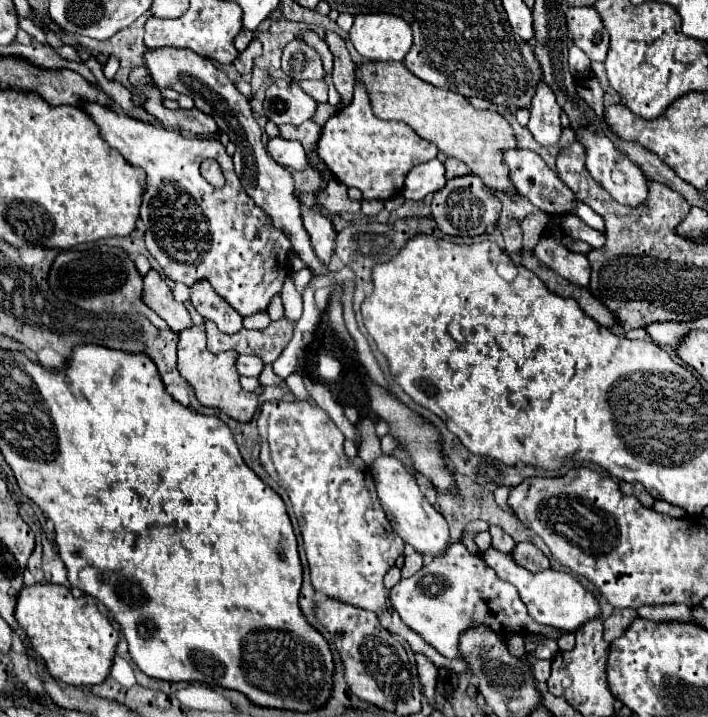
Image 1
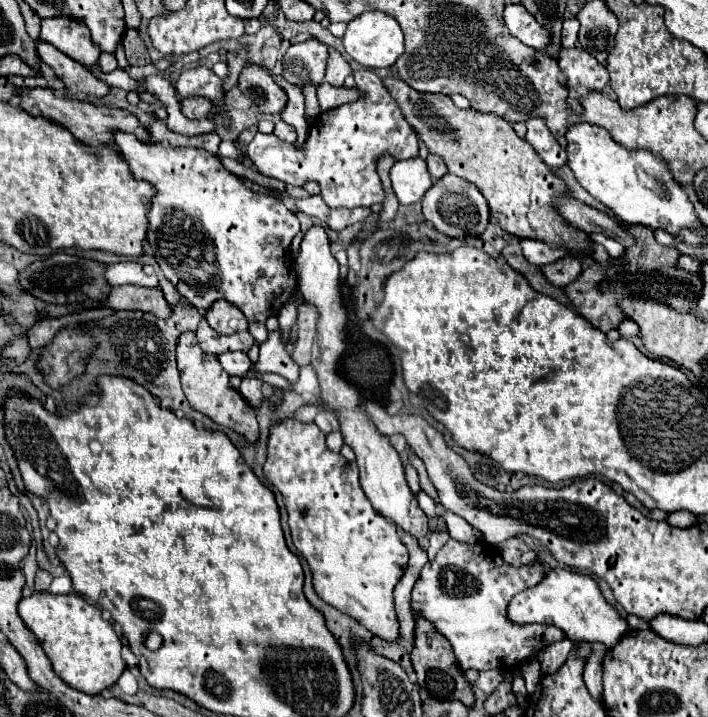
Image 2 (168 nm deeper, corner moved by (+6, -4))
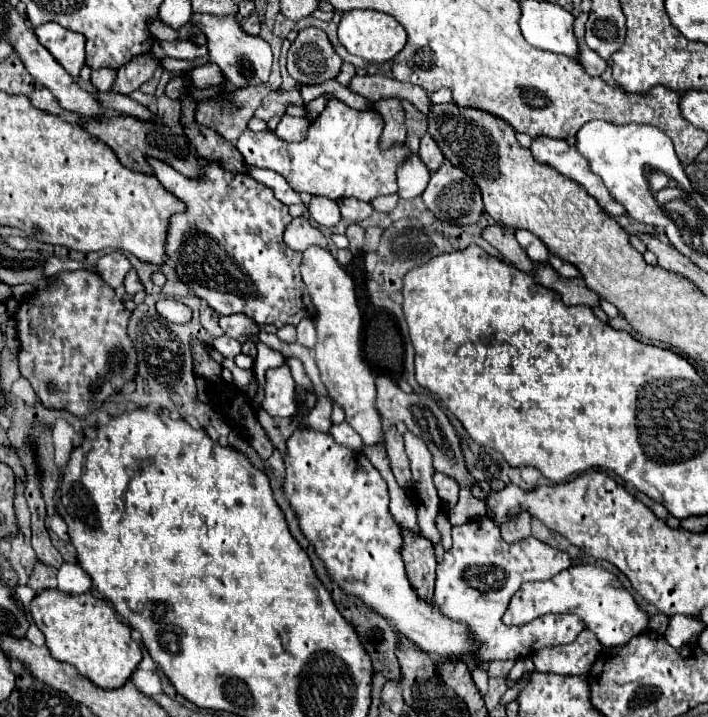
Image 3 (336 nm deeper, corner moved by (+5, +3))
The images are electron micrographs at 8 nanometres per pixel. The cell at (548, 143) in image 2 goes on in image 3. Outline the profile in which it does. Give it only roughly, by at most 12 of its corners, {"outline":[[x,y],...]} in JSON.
{"outline":[[538,137],[530,151],[536,161],[554,167],[582,185],[612,217],[626,209],[590,173],[574,145]]}

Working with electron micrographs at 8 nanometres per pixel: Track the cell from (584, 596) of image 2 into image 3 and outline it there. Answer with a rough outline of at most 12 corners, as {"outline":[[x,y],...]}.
{"outline":[[572,565],[522,585],[504,615],[578,615],[604,647],[650,629],[618,577]]}

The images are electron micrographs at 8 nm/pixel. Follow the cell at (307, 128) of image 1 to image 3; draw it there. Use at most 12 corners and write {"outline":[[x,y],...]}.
{"outline":[[284,115],[274,133],[282,141],[304,141],[304,117]]}

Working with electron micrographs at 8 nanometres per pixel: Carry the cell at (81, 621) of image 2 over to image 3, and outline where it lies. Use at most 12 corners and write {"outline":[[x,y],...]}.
{"outline":[[46,589],[30,615],[52,657],[102,689],[142,661],[98,595]]}

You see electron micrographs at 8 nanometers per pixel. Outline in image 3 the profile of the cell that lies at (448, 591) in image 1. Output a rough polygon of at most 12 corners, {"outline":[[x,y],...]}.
{"outline":[[490,517],[452,527],[434,603],[470,625],[482,661],[568,645],[572,614],[502,623],[526,581],[572,565]]}

